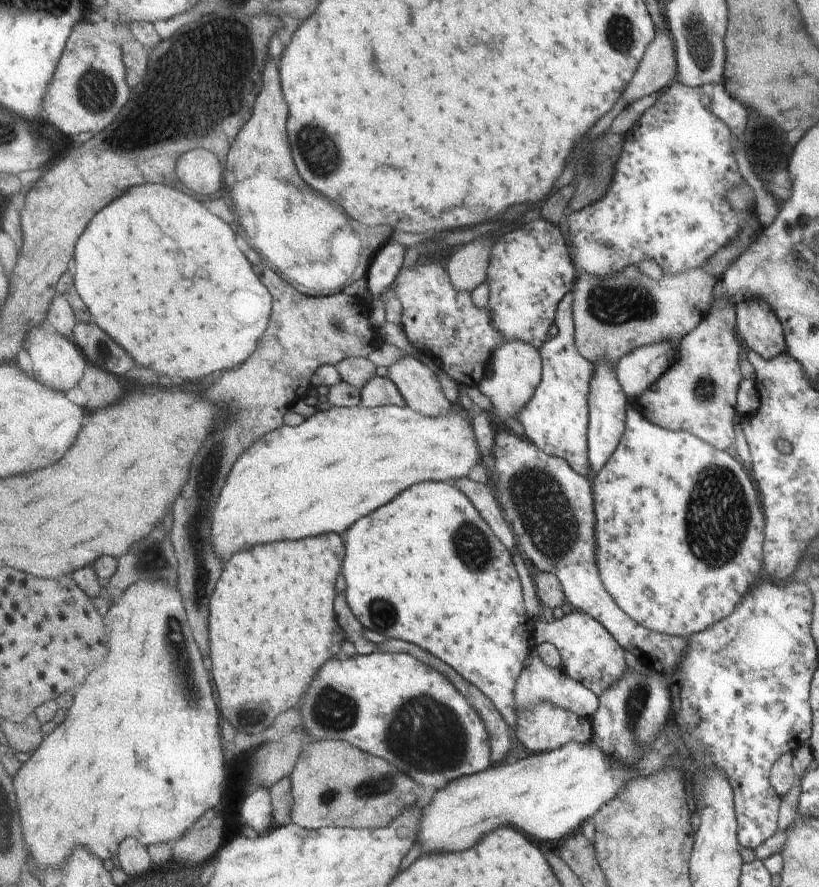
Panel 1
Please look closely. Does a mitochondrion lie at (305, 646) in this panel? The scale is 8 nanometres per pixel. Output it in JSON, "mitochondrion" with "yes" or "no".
{"mitochondrion":"no"}

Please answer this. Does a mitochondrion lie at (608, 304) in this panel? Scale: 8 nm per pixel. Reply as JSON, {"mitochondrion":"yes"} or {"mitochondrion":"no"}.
{"mitochondrion":"yes"}

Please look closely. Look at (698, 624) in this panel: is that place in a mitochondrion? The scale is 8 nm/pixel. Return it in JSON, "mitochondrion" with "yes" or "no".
{"mitochondrion":"no"}

